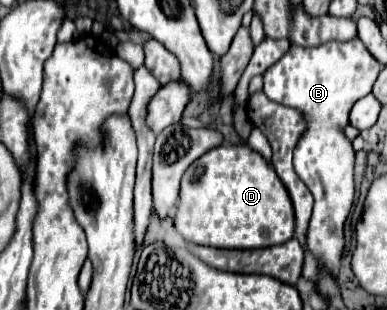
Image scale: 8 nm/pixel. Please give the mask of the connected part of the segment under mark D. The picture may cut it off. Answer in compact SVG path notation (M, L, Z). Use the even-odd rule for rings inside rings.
M221 144L195 160L181 180L177 232L191 244L215 248L269 248L295 234L295 210L271 164L245 144Z

